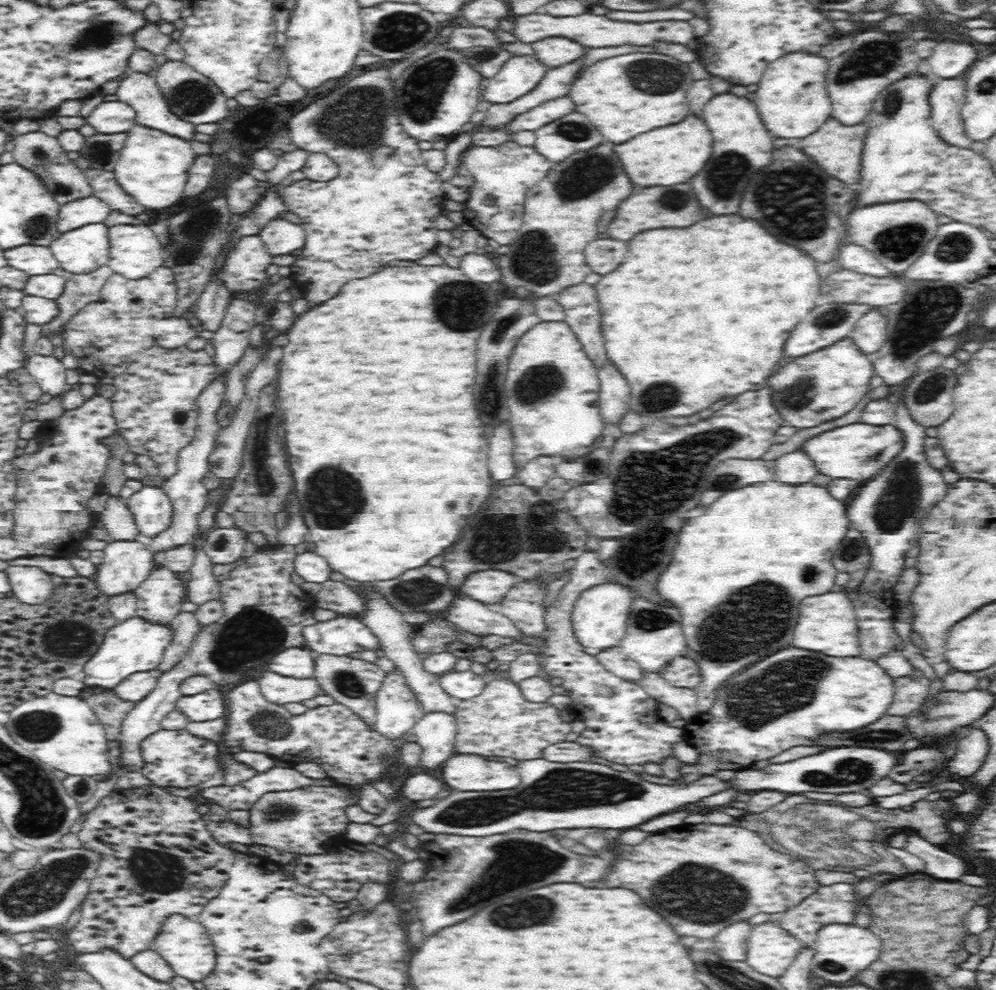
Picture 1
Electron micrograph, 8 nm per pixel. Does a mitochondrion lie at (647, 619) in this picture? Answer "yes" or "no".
yes

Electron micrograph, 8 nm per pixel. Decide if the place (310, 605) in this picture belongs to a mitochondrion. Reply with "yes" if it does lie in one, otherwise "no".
no

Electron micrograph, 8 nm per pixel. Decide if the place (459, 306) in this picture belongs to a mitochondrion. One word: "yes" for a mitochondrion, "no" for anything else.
yes

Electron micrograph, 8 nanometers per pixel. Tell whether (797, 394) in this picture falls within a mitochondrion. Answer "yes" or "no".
yes

